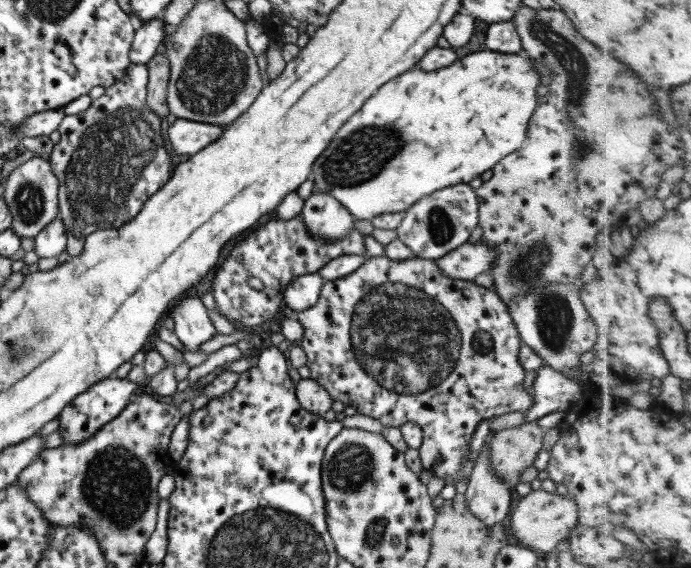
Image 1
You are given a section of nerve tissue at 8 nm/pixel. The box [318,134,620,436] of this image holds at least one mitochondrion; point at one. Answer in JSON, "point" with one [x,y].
{"point":[406,340]}

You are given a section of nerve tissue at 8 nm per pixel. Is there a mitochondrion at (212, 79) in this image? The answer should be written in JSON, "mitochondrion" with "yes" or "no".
{"mitochondrion":"yes"}

